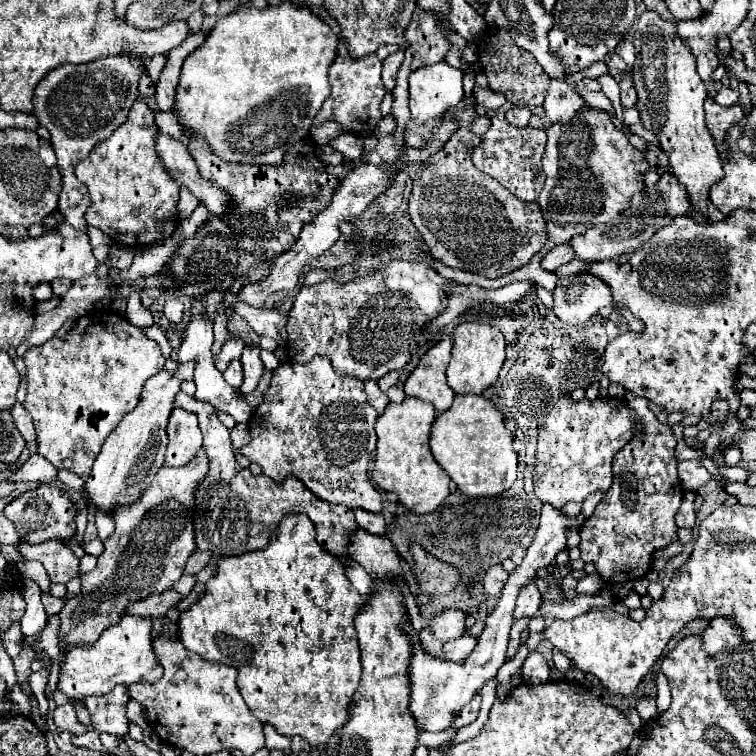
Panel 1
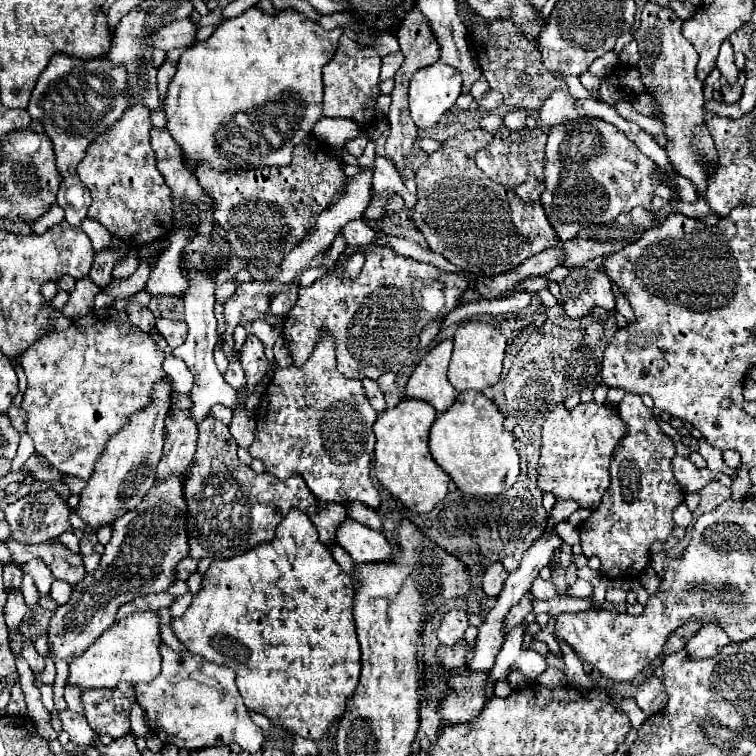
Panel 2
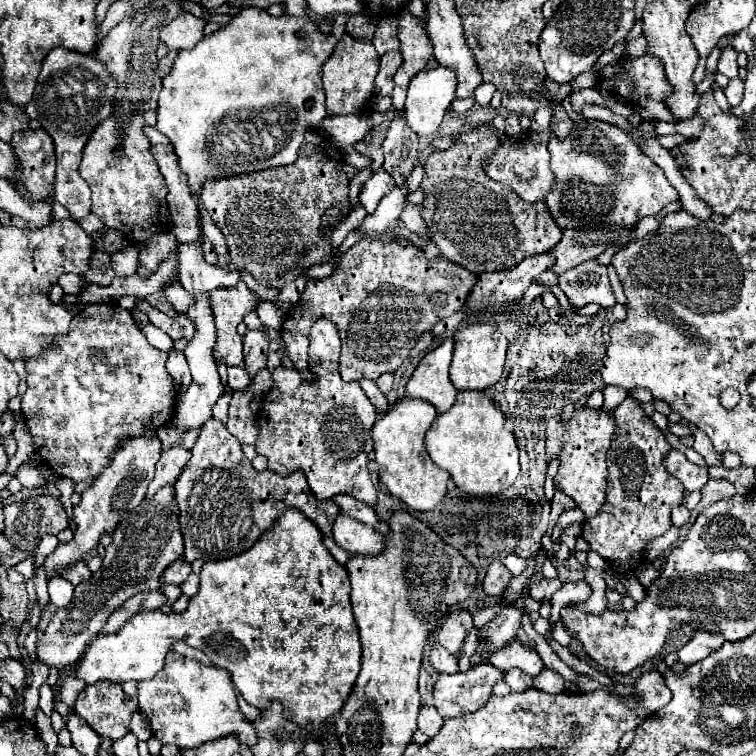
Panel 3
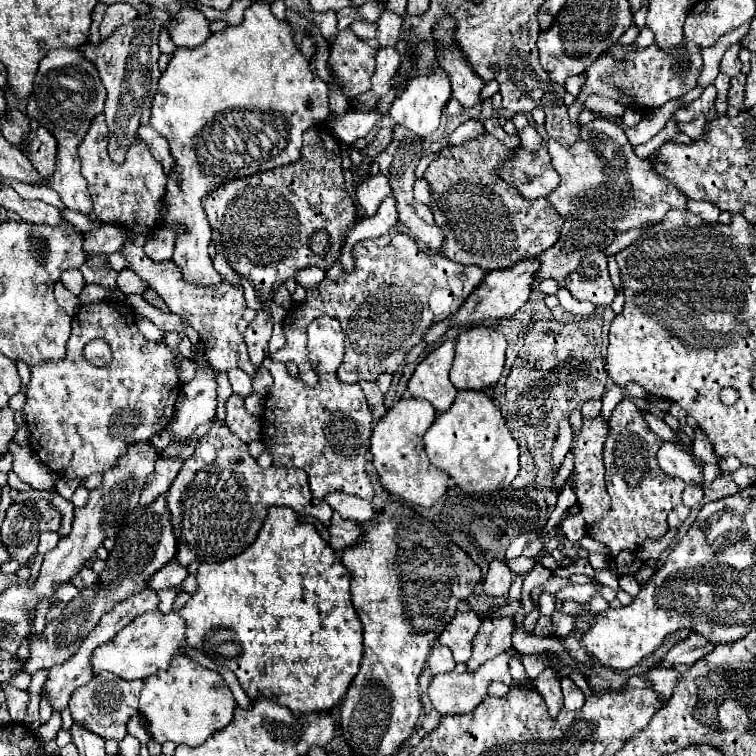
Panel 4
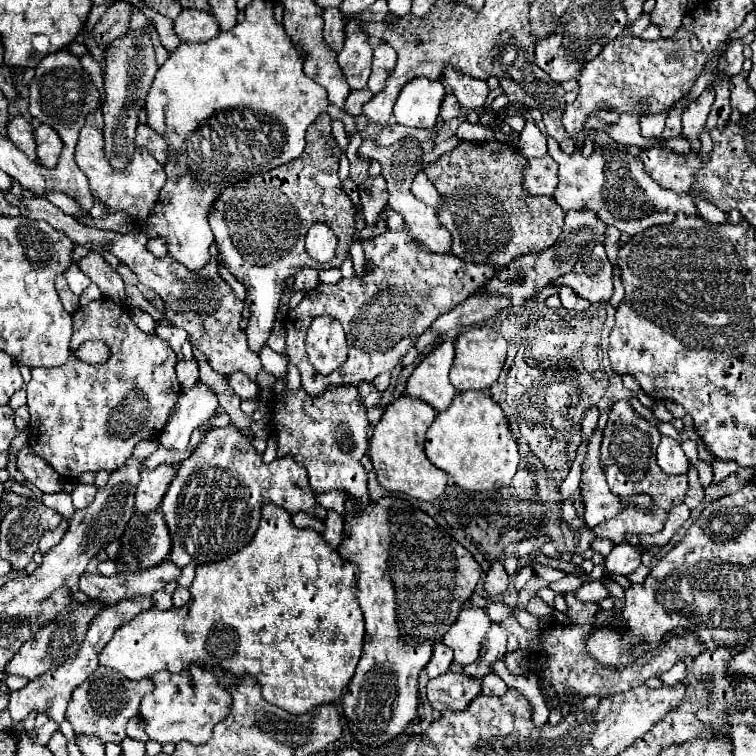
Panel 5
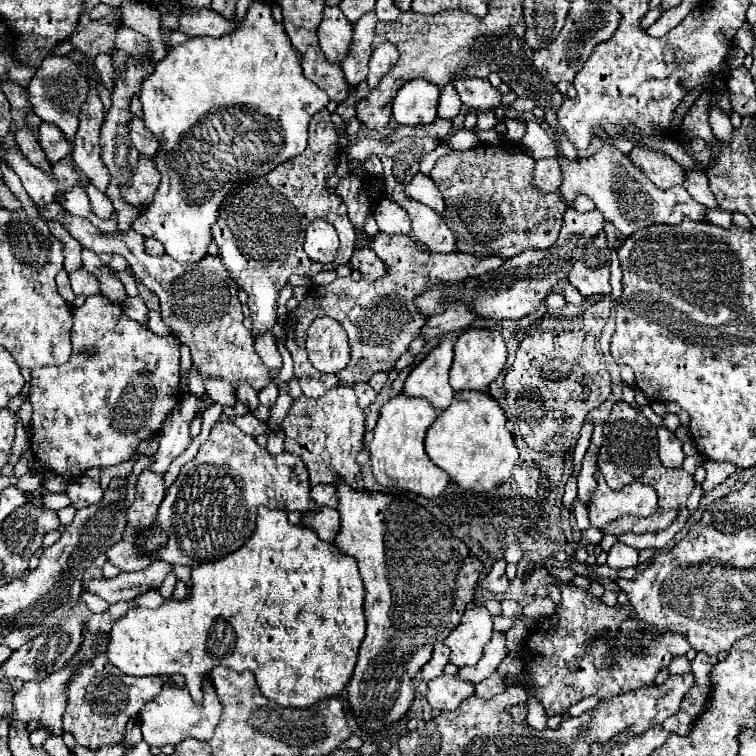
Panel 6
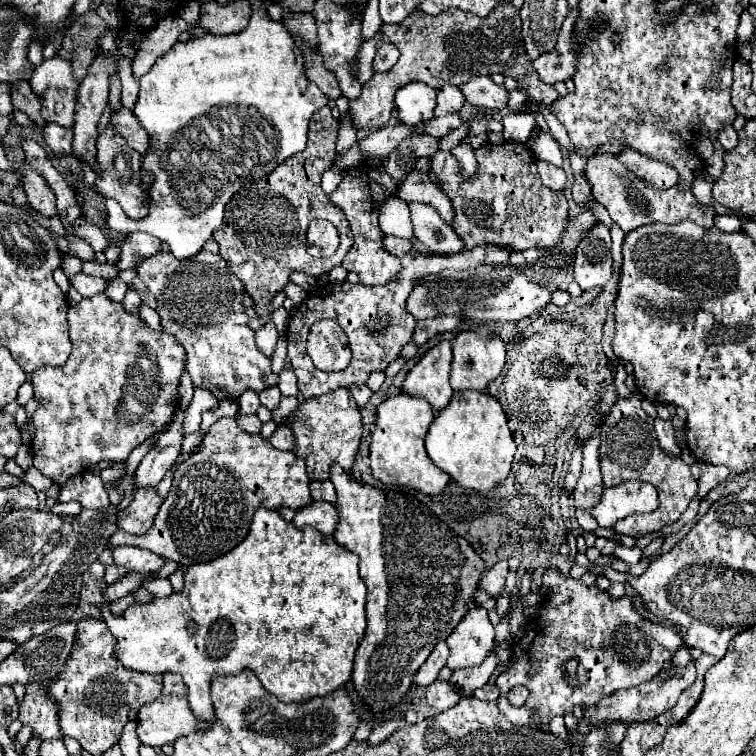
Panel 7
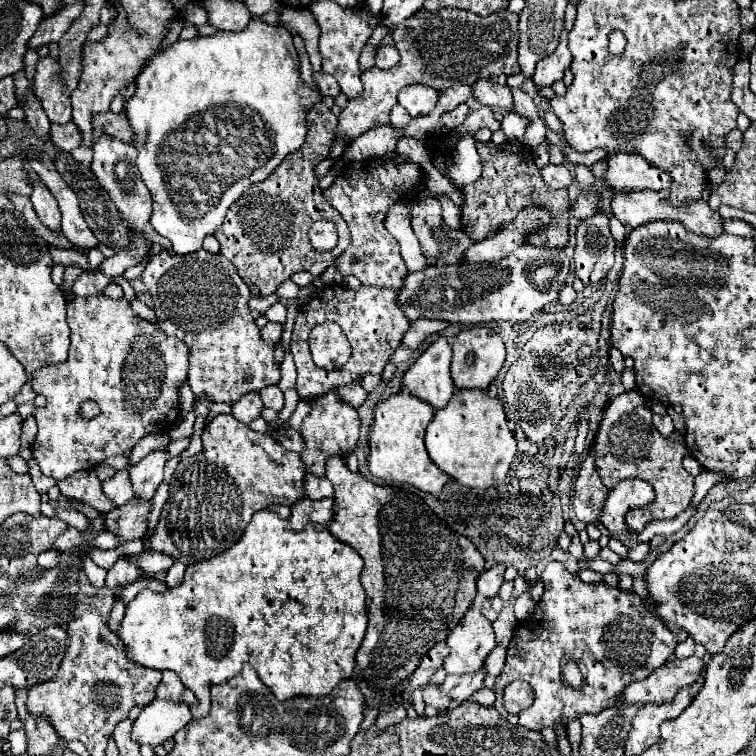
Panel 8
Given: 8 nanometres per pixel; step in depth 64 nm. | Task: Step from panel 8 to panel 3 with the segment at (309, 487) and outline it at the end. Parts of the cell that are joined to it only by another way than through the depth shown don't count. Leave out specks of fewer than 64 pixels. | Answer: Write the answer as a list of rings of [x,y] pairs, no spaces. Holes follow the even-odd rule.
[[[334,496],[334,502],[340,506],[344,516],[356,518],[358,522],[364,522],[368,526],[376,526],[378,524],[378,516],[376,516],[372,506],[360,502],[360,500],[352,498],[352,496]]]

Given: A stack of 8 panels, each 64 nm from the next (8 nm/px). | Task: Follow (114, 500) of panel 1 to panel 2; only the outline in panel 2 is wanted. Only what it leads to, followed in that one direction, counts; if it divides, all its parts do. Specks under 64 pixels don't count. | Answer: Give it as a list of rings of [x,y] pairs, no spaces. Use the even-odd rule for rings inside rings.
[[[168,376],[156,382],[152,388],[152,402],[142,408],[142,412],[132,414],[128,418],[128,424],[108,440],[106,450],[96,462],[92,476],[80,494],[78,516],[86,522],[86,532],[96,532],[102,524],[110,524],[124,512],[136,508],[154,484],[156,466],[162,458],[164,420],[170,410],[172,392],[172,380]]]

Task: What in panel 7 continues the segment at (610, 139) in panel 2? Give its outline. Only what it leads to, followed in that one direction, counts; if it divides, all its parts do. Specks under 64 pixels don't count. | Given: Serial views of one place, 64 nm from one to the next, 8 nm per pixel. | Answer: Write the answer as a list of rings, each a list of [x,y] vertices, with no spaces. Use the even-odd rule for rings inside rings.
[[[596,154],[590,156],[586,166],[584,166],[584,176],[588,178],[592,186],[592,196],[598,204],[602,204],[610,218],[624,230],[632,232],[640,226],[654,224],[654,222],[664,222],[664,224],[680,224],[682,220],[692,220],[700,224],[702,228],[712,228],[714,226],[714,210],[710,206],[702,206],[696,202],[692,192],[684,192],[680,188],[670,188],[668,192],[654,190],[650,184],[640,180],[638,176],[632,176],[624,164],[620,164],[616,154]]]

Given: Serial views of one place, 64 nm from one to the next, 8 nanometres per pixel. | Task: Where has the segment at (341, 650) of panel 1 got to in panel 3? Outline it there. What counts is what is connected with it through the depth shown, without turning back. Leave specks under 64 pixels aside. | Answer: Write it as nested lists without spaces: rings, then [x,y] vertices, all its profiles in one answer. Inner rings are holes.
[[[286,510],[252,550],[228,560],[206,562],[200,572],[200,592],[190,600],[186,612],[164,614],[152,610],[132,616],[120,632],[94,640],[74,668],[74,674],[88,686],[100,680],[150,680],[160,672],[168,650],[178,640],[202,650],[214,666],[226,668],[248,704],[264,710],[272,700],[278,700],[284,706],[284,716],[310,732],[320,730],[326,718],[342,710],[360,672],[360,636],[350,608],[348,572],[328,552],[312,520],[298,510]]]

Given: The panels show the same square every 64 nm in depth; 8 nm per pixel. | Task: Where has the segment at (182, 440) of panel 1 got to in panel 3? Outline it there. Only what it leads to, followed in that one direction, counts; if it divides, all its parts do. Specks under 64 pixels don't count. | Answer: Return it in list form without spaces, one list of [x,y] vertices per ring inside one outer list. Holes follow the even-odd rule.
[[[174,444],[170,448],[166,448],[156,464],[156,476],[148,486],[146,498],[154,496],[162,486],[166,484],[174,484],[182,472],[182,468],[188,464],[192,452],[188,448],[184,448],[182,444]]]

